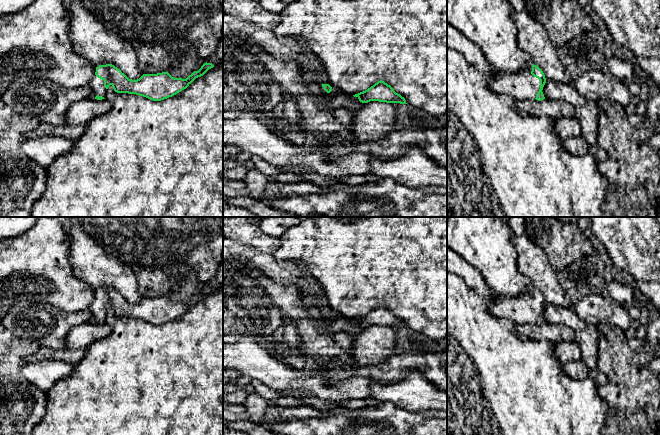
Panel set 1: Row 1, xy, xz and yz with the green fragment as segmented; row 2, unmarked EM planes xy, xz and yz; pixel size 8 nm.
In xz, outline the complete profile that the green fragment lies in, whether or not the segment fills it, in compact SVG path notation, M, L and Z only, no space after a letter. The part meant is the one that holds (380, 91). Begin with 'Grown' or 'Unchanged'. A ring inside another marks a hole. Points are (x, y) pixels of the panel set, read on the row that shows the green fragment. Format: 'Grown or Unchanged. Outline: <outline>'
Unchanged. Outline: M382 80L378 81L367 90L355 94L353 96L357 97L362 103L368 103L370 101L379 101L386 103L407 104L404 97L396 93L390 85L388 85Z

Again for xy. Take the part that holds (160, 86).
Grown. Outline: M206 62L186 79L174 78L168 72L162 72L143 74L139 79L131 80L112 64L99 65L88 84L92 88L90 98L105 99L104 96L111 85L117 93L136 94L153 101L161 101L186 89L196 78L203 76L213 67L212 63Z

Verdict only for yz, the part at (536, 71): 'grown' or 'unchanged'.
grown

